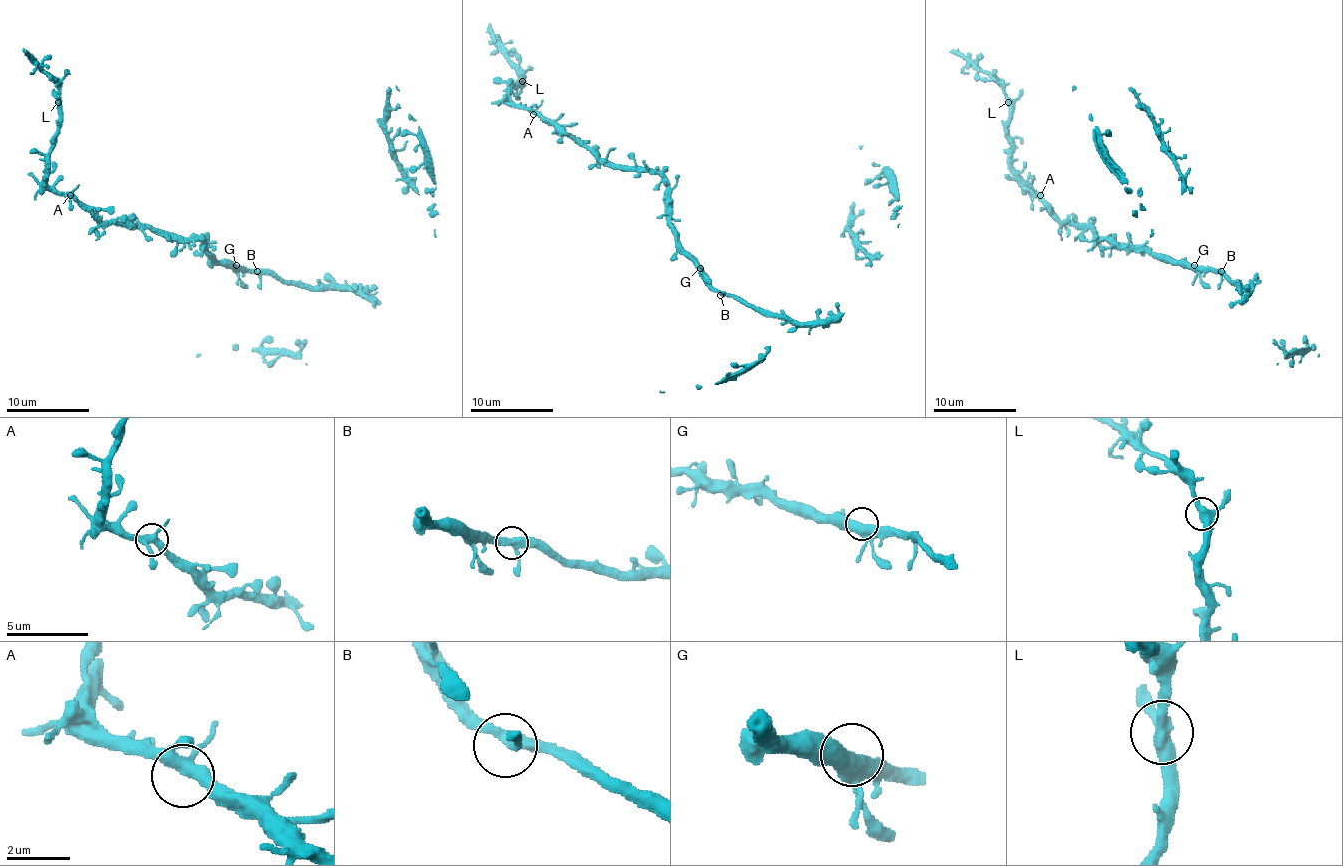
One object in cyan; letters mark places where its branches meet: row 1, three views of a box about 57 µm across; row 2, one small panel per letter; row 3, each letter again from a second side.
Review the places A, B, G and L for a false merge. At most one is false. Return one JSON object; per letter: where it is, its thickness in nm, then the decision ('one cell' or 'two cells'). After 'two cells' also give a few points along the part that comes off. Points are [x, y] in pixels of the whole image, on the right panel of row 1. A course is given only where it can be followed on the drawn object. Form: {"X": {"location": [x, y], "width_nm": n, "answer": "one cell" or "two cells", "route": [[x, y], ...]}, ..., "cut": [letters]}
{"A": {"location": [1040, 195], "width_nm": 360, "answer": "one cell"}, "B": {"location": [1221, 271], "width_nm": 360, "answer": "one cell"}, "G": {"location": [1194, 265], "width_nm": 440, "answer": "one cell"}, "L": {"location": [1008, 102], "width_nm": 360, "answer": "one cell"}, "cut": []}

